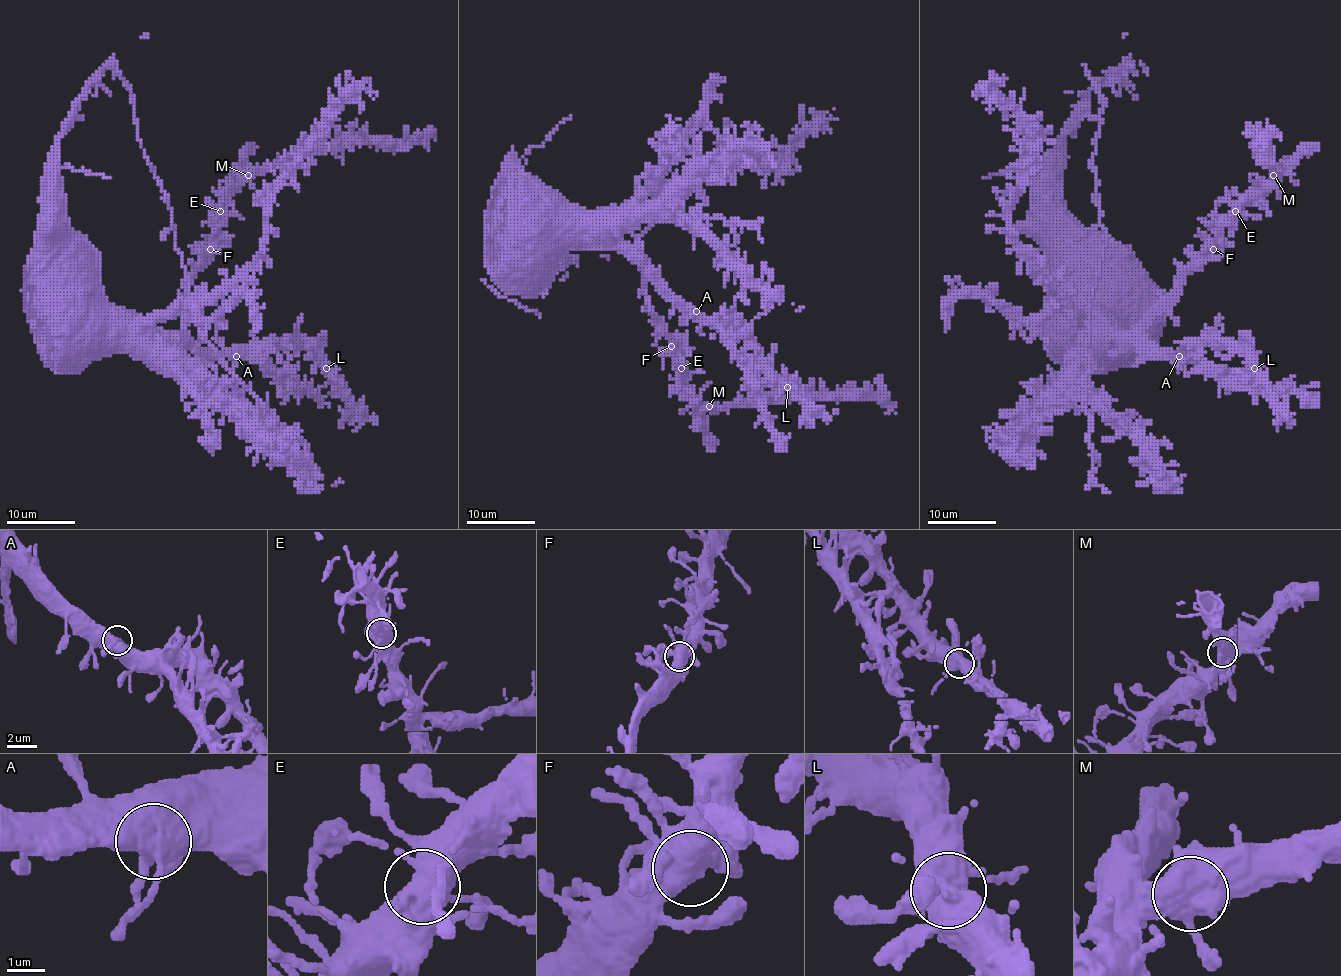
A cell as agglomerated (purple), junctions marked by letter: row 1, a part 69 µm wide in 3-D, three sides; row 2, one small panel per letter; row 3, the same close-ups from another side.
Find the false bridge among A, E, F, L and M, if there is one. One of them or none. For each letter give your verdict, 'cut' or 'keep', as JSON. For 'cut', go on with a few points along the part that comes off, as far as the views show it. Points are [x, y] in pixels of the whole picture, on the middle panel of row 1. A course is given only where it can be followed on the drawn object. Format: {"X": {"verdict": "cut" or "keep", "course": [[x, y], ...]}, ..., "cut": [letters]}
{"A": {"verdict": "keep"}, "E": {"verdict": "keep"}, "F": {"verdict": "keep"}, "L": {"verdict": "keep"}, "M": {"verdict": "cut", "course": [[708, 405], [768, 400], [883, 399], [895, 412]]}, "cut": ["M"]}

